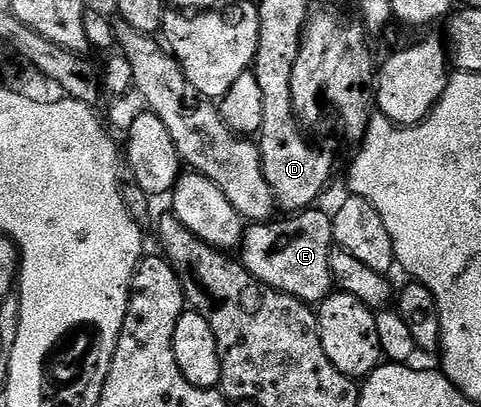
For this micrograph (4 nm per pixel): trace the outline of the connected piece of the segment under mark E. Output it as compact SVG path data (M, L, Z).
M309 208L285 218L288 219L247 225L238 248L239 261L252 278L258 279L264 286L273 287L281 294L294 295L302 302L319 304L333 289L332 217L328 212L320 211L320 208Z

